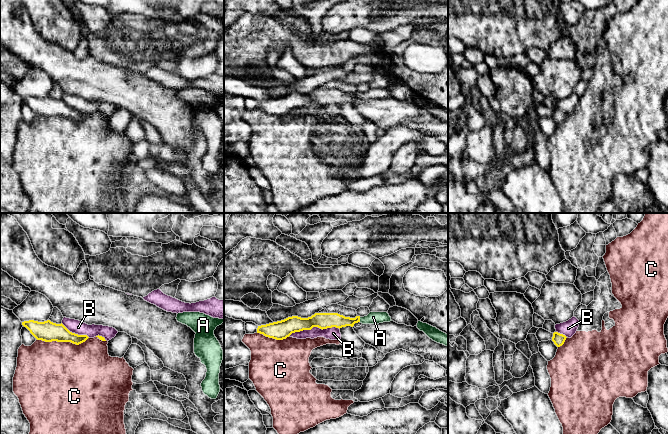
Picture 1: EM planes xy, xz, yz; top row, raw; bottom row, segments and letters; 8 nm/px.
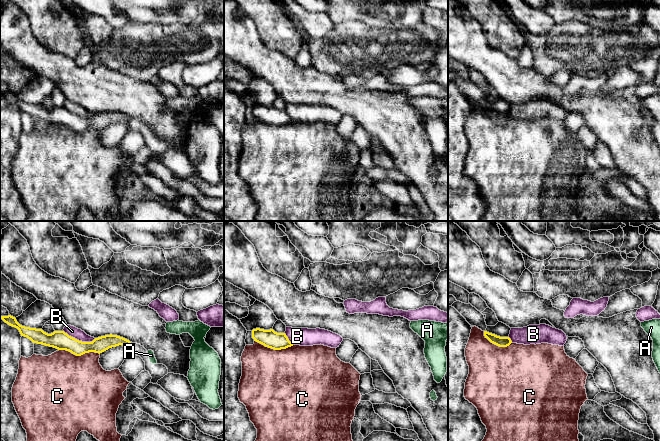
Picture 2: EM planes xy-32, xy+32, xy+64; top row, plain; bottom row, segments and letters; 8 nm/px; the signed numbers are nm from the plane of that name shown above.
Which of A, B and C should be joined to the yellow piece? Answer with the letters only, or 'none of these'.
A

